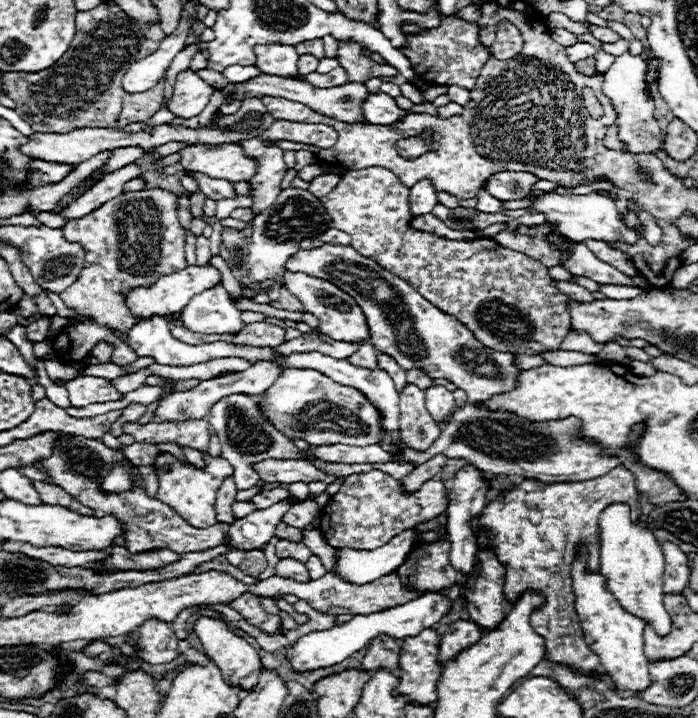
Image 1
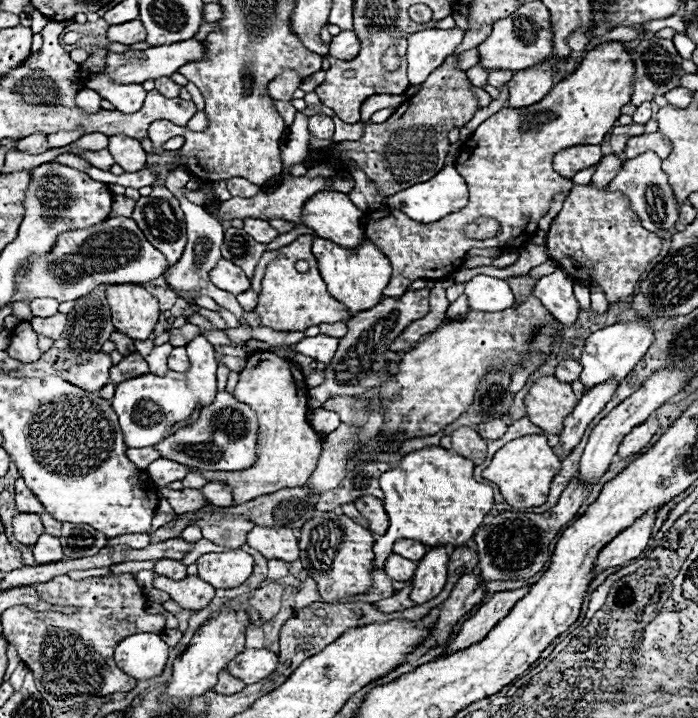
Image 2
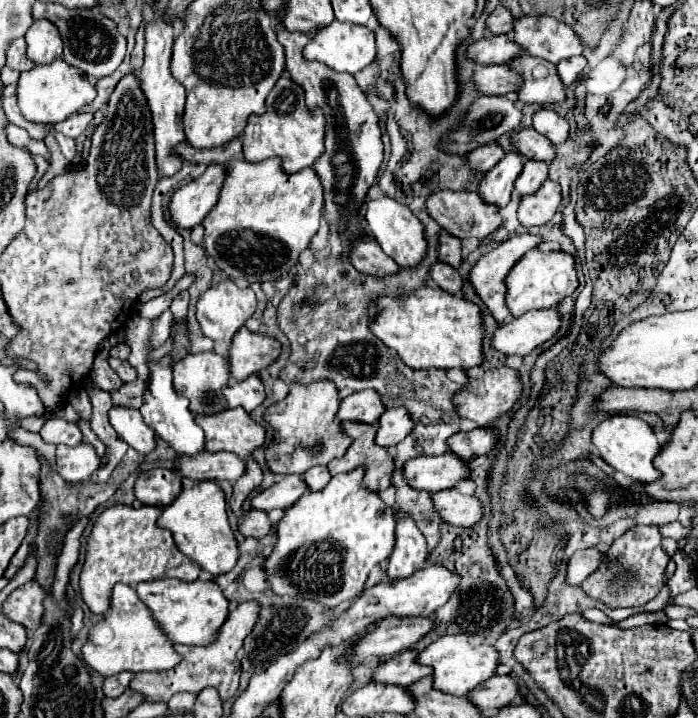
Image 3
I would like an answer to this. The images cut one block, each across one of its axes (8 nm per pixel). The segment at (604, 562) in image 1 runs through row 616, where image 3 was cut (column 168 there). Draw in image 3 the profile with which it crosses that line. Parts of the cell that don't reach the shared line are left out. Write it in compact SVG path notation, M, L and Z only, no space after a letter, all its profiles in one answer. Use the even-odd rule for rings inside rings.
M116 584L110 596L110 610L88 632L88 640L82 646L84 662L102 676L114 676L118 672L164 672L180 662L168 636L156 626L150 610L140 602L136 590L128 584Z

